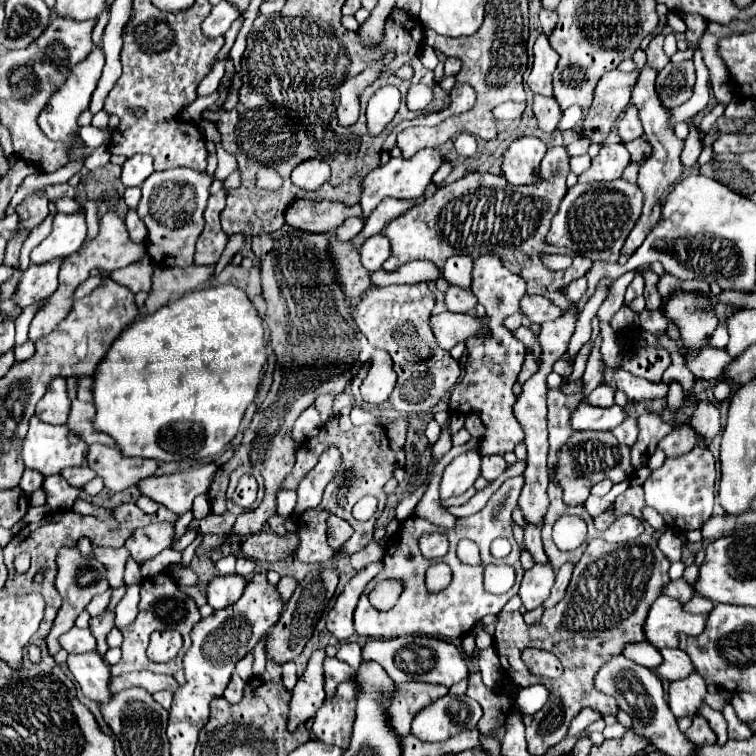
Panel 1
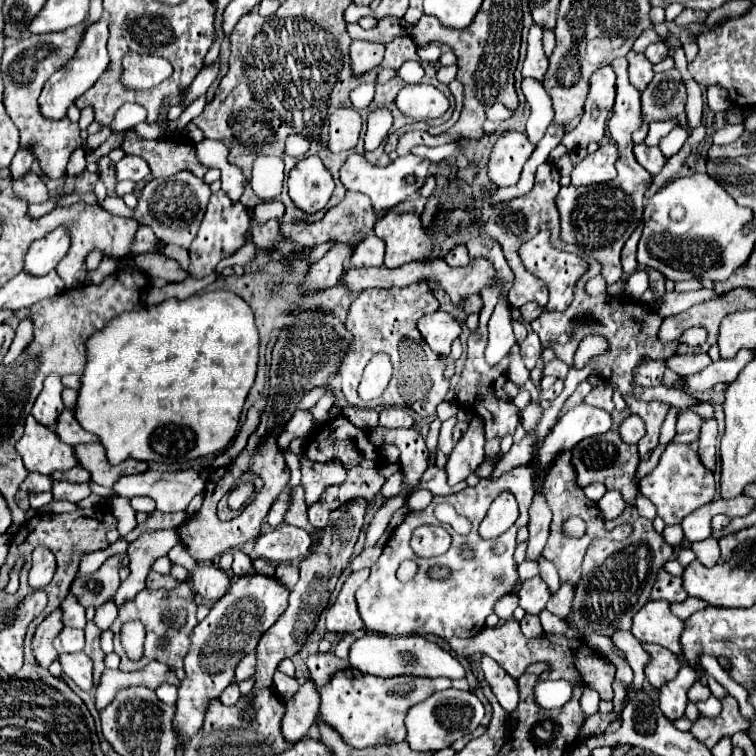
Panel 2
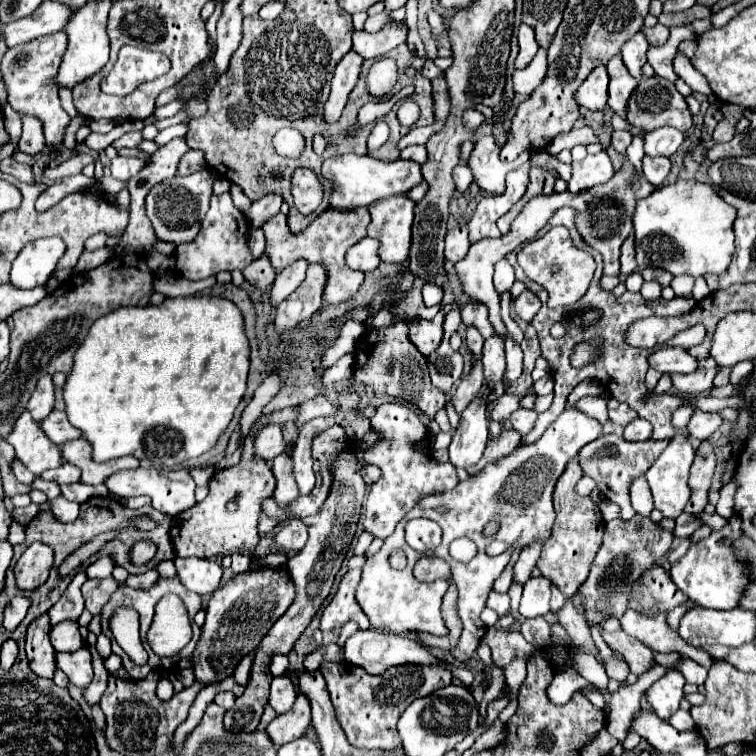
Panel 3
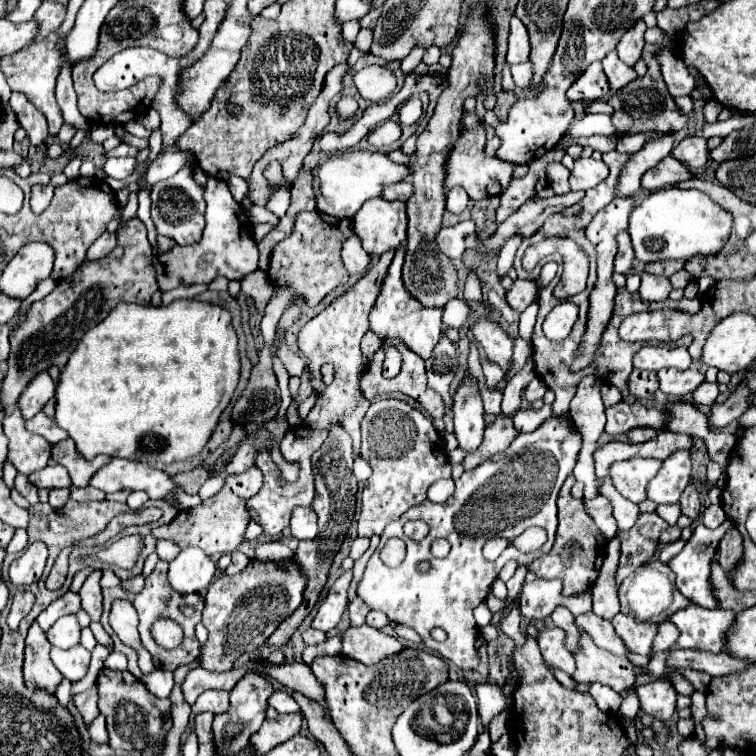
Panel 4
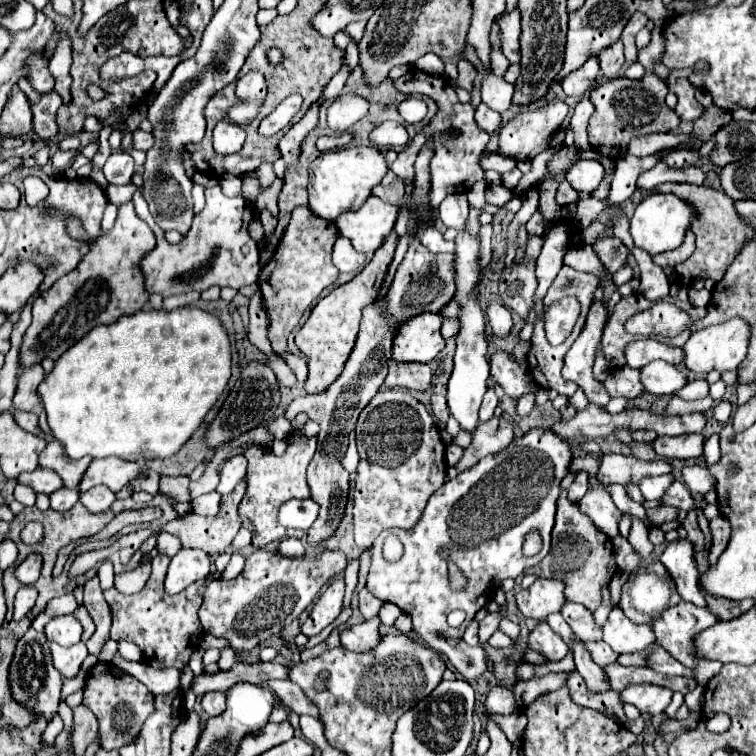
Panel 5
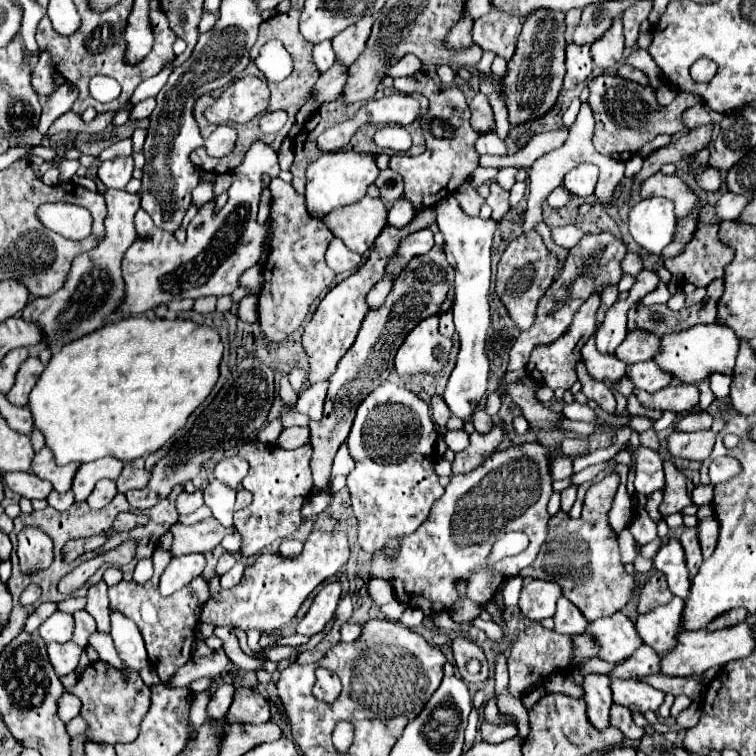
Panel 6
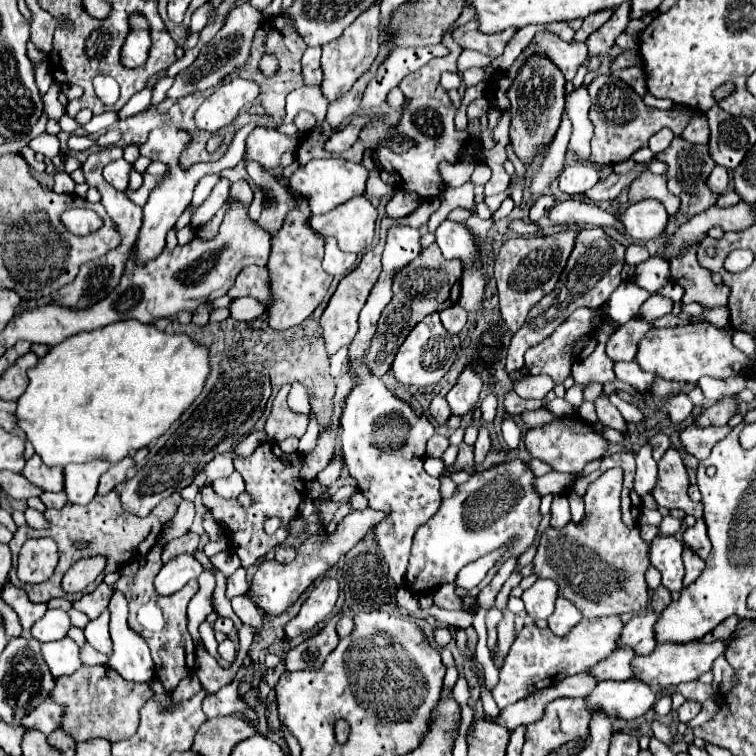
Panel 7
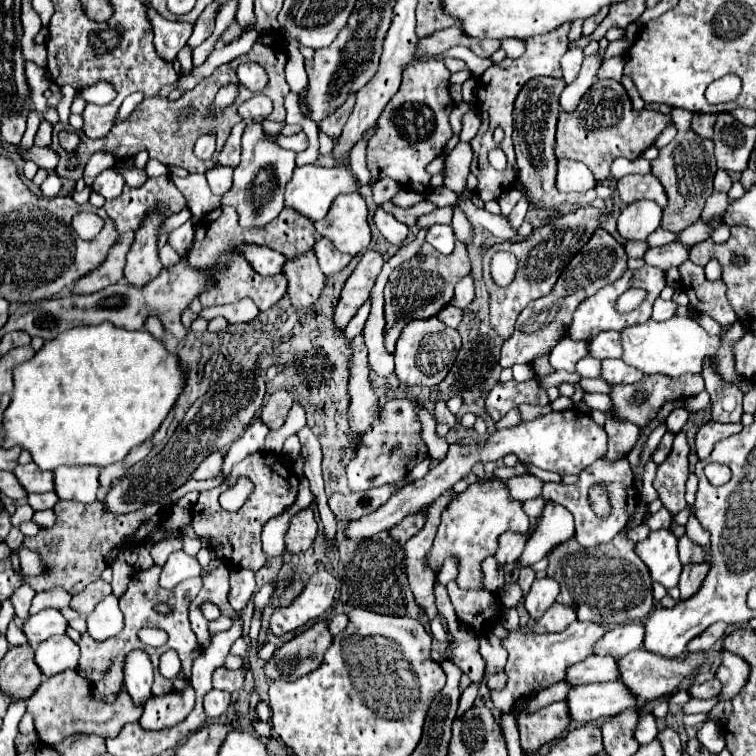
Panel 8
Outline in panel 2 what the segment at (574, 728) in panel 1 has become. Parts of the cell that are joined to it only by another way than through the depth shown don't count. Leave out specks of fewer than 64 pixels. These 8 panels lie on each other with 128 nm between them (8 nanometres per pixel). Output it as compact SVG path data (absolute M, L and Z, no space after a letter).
M586 688L584 694L582 694L582 702L580 702L582 710L586 712L586 716L592 716L592 714L598 712L598 702L600 702L598 692L592 690L592 688Z

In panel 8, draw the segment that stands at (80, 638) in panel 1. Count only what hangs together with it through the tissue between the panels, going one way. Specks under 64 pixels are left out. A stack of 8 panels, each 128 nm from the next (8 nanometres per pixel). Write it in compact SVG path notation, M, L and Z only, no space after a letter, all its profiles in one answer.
M46 608L46 610L30 616L30 618L24 622L22 630L24 630L28 642L30 642L32 646L36 646L36 644L48 640L48 638L54 636L54 634L64 634L64 630L66 630L66 620L64 620L64 616L60 614L60 610L56 610L56 608Z

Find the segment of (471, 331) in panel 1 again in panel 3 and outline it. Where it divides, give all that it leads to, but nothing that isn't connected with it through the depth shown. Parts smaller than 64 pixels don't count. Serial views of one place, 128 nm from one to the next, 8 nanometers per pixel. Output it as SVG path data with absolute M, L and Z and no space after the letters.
M440 310L432 320L410 320L408 322L408 338L416 348L428 356L434 352L442 340L442 322L444 322L444 310Z

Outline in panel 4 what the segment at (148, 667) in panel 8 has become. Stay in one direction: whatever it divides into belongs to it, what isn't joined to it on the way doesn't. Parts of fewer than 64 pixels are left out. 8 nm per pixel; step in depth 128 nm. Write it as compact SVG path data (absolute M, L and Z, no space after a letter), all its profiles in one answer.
M112 652L106 662L104 662L106 668L110 670L126 670L126 656L122 652Z

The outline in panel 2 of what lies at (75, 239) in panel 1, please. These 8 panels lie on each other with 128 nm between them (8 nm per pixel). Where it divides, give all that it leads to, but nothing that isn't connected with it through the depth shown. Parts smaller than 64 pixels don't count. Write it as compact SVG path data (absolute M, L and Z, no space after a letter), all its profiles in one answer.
M56 228L48 236L32 242L24 258L24 270L30 276L44 276L56 268L56 264L66 256L70 248L70 238L66 228Z

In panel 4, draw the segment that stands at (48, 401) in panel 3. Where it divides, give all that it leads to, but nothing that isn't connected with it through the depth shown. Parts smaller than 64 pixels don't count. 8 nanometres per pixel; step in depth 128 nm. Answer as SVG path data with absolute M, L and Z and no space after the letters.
M40 372L36 374L36 378L32 378L32 382L28 384L28 388L20 394L18 406L24 418L32 418L34 414L38 414L42 410L42 406L54 396L54 382L48 376L48 372Z

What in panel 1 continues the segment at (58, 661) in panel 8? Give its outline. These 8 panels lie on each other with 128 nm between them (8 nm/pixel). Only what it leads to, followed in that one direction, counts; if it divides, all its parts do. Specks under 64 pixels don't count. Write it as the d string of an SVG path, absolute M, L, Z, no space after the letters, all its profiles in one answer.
M96 652L68 654L68 668L82 688L82 694L96 702L110 700L110 668Z

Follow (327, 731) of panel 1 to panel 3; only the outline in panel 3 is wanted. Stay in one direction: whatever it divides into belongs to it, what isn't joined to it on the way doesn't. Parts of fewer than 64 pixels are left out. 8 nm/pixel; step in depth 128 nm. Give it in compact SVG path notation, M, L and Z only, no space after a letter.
M324 662L320 664L320 672L326 678L330 700L336 710L336 718L348 738L348 742L362 750L396 750L402 746L400 736L396 732L396 722L406 706L422 696L432 694L434 690L448 686L452 680L450 668L440 664L406 664L404 668L376 676L364 672L364 668L356 668L348 662Z

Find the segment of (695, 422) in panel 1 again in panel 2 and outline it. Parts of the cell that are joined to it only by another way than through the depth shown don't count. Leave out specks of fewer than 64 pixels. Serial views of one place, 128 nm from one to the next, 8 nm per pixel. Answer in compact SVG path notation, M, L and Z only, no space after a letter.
M710 418L702 424L702 432L698 438L698 456L700 456L700 464L704 462L706 468L710 468L710 472L716 470L716 420Z

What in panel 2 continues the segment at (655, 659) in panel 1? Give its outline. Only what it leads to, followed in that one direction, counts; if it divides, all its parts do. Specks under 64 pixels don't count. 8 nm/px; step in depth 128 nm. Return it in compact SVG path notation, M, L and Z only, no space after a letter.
M614 632L612 642L626 654L626 660L634 673L631 687L639 687L635 689L636 693L639 693L644 684L644 666L650 658L648 652L640 646L640 642L632 636L632 632Z

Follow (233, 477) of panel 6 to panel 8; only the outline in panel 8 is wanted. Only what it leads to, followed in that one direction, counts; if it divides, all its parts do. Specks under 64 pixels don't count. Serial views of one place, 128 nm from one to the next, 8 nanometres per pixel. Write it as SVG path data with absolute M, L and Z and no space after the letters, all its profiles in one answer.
M212 452L212 456L204 458L200 468L196 468L196 472L192 472L194 480L208 480L214 478L222 468L222 454L220 452Z

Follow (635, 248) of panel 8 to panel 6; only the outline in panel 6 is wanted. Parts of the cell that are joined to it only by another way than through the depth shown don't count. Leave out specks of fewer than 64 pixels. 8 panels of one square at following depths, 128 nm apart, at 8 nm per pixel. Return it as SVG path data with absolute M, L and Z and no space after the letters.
M628 252L626 258L622 260L622 272L624 272L624 274L632 274L632 276L636 276L642 268L644 268L642 258L640 258L636 252Z

